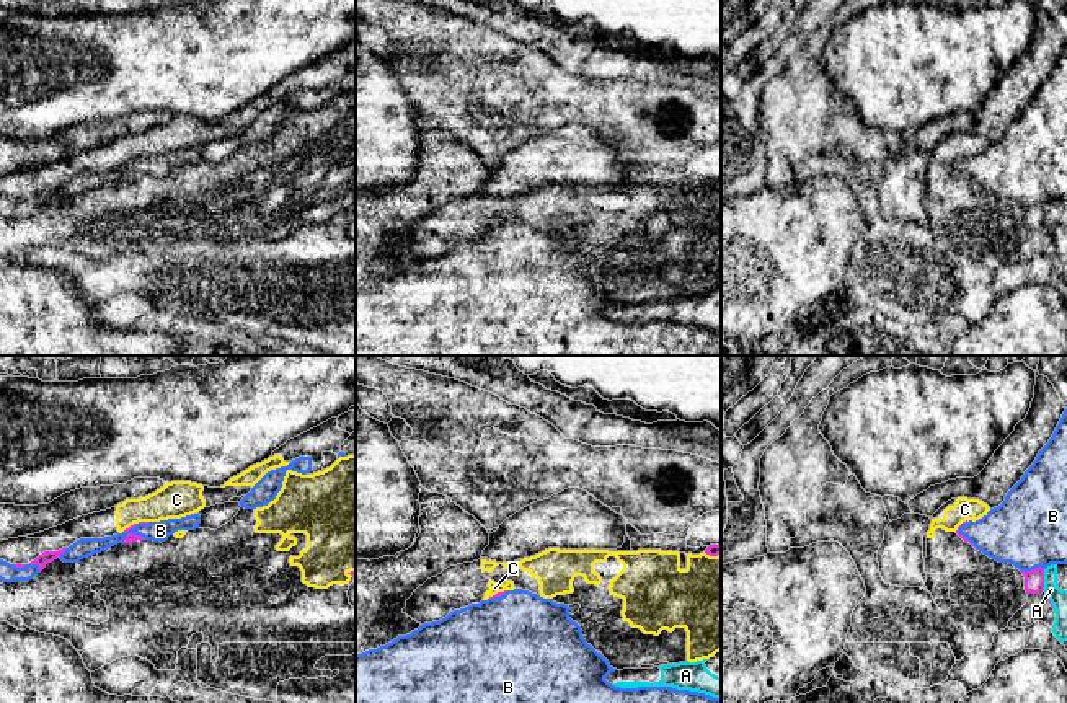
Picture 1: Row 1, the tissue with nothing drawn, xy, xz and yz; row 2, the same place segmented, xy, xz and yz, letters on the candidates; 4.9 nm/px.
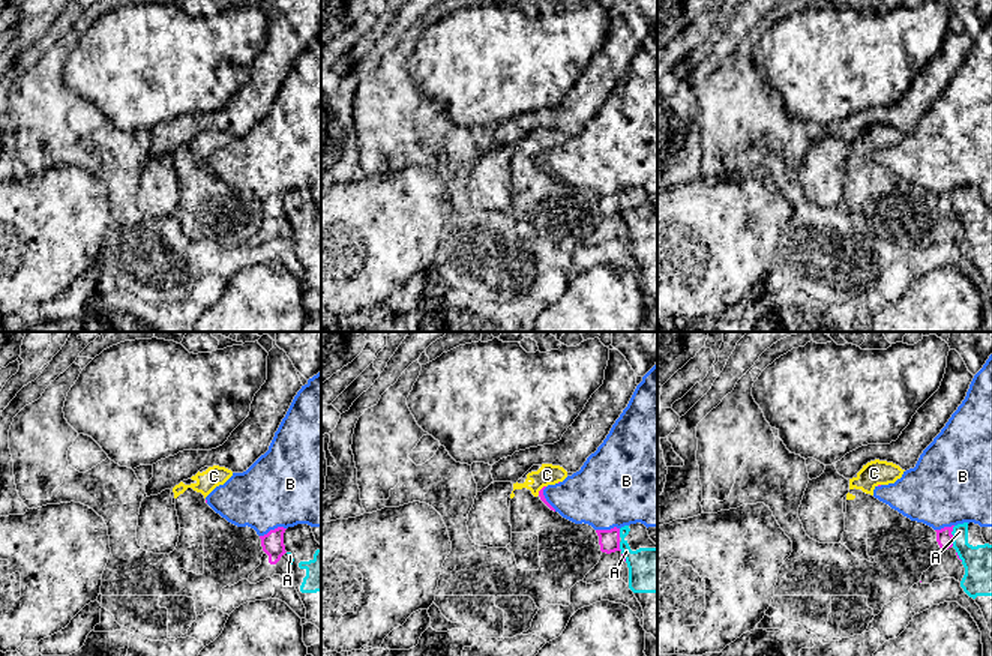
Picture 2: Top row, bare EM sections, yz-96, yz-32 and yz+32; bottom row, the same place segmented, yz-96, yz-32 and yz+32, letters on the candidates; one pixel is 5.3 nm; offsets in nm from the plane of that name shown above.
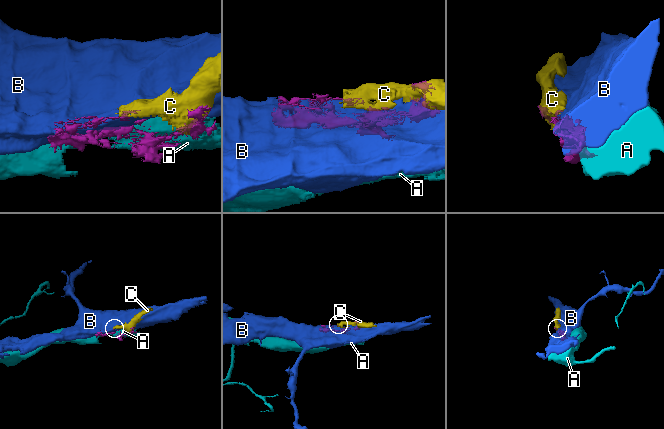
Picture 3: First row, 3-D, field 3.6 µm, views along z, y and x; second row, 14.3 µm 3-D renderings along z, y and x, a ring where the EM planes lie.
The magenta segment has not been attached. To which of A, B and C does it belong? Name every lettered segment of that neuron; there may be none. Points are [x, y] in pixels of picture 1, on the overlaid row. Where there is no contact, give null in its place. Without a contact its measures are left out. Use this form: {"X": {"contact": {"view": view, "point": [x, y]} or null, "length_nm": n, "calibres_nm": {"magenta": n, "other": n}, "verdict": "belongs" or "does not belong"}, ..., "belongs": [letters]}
{"A": {"contact": {"view": "yz", "point": [1043, 579]}, "length_nm": 100, "calibres_nm": {"magenta": 100, "other": 90}, "verdict": "does not belong"}, "B": {"contact": {"view": "yz", "point": [1033, 570]}, "length_nm": 120, "calibres_nm": {"magenta": 100, "other": 380}, "verdict": "does not belong"}, "C": {"contact": {"view": "xy", "point": [134, 524]}, "length_nm": 140, "calibres_nm": {"magenta": 20, "other": 180}, "verdict": "belongs"}, "belongs": ["C"]}

